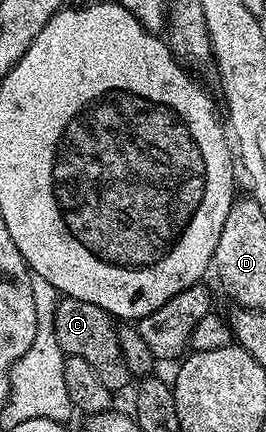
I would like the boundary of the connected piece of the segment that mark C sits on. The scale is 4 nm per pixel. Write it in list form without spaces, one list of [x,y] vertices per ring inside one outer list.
[[[62,298],[55,309],[55,341],[59,341],[66,355],[83,357],[83,361],[99,373],[99,381],[103,381],[109,391],[120,393],[131,382],[127,361],[123,361],[123,353],[119,349],[115,320],[99,309],[99,305],[91,305],[91,301]]]

